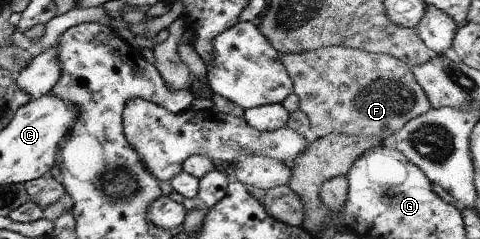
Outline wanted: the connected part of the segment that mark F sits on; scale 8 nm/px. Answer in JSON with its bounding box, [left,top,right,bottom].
[278,45,431,140]

